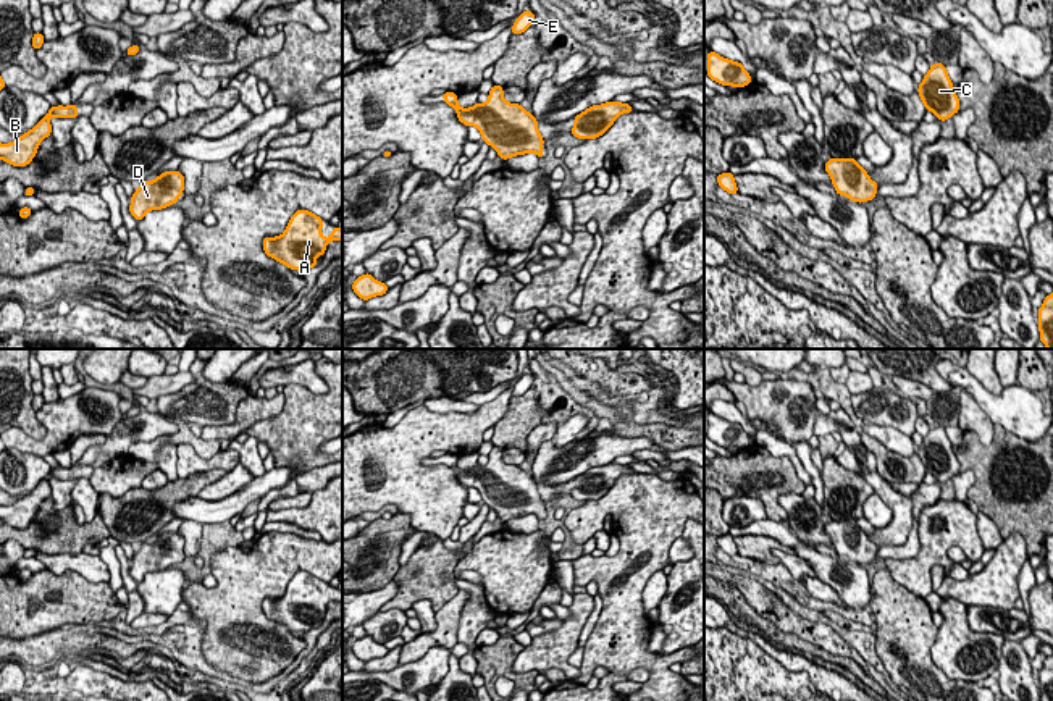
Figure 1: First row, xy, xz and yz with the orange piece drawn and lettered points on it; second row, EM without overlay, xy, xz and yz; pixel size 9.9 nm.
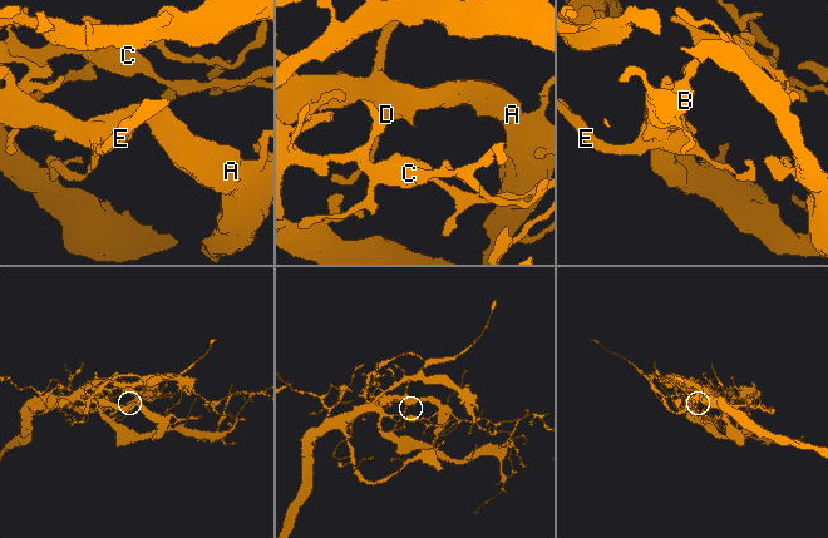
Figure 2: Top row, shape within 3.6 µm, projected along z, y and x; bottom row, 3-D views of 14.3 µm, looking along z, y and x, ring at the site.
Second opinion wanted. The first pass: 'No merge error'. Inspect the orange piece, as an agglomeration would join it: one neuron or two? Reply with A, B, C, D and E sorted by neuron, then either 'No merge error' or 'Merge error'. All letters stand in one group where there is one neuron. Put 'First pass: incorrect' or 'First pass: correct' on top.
First pass: correct
Groups: A B C D E. No merge error

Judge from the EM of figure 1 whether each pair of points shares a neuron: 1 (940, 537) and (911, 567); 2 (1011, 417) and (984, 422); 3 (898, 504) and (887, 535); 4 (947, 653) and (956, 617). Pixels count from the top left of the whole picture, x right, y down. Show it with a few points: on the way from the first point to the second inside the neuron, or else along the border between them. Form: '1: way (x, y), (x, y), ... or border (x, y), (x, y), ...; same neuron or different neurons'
1: way (934, 545), (919, 561); same neuron
2: border (966, 391), (995, 423); different neurons
3: way (898, 512), (898, 524), (895, 527); same neuron
4: way (955, 645), (955, 625); same neuron

